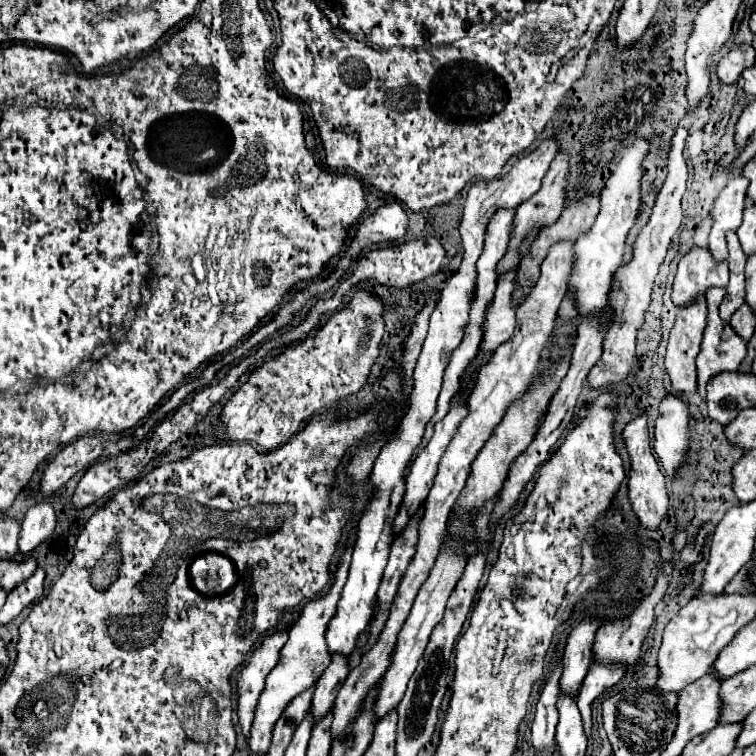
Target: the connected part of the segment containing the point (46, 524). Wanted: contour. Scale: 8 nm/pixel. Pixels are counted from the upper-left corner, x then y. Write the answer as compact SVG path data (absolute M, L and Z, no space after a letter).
M40 502L32 506L26 512L26 518L22 522L22 530L18 538L18 552L24 556L34 552L46 538L52 536L54 524L56 524L56 518L50 504Z

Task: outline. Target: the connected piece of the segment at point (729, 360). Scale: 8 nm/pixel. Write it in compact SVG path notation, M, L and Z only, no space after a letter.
M712 288L706 294L708 302L708 324L704 330L704 340L700 354L696 358L698 368L698 394L704 396L706 382L720 372L738 370L740 362L746 356L746 344L734 334L730 324L722 322L718 316L718 306L724 298L724 288Z

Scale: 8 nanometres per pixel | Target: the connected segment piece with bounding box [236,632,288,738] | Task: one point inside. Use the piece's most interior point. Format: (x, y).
(251, 680)

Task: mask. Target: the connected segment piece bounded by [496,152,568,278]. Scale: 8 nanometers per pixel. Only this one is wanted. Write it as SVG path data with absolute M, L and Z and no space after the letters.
M558 152L556 158L552 160L552 166L544 178L544 186L528 200L528 202L522 202L518 208L516 208L516 218L514 218L514 228L512 228L512 234L510 234L510 244L508 244L508 250L504 254L504 258L500 260L500 264L496 266L496 272L498 272L498 278L504 276L508 270L516 268L518 262L520 262L520 244L528 238L528 234L532 234L532 230L542 230L542 228L548 228L552 226L562 210L564 210L564 186L566 186L566 174L568 174L568 154L564 152Z

